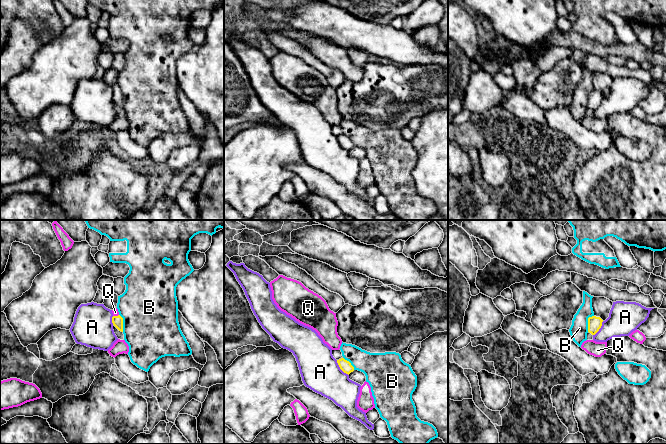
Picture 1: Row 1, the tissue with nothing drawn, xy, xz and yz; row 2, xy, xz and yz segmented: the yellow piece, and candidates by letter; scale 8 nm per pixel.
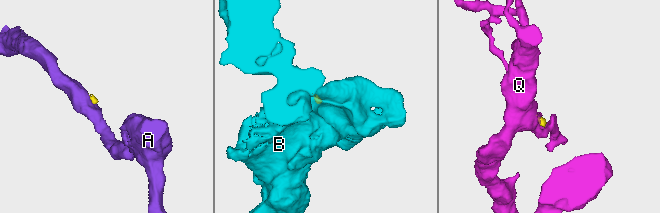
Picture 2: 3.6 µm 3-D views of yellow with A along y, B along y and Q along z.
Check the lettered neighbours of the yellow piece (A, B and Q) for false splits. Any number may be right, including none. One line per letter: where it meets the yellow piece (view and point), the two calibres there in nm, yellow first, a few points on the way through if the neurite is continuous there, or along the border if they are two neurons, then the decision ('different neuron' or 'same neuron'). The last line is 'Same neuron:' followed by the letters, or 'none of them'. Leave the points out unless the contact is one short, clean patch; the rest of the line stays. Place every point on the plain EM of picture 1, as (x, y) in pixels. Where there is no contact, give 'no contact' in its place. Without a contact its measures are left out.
A: contact xz (340, 144); calibres 90 and 320 nm; border xz (336, 136), (339, 143), (348, 151); different neuron
B: contact yz (588, 98); calibres 110 and 140 nm; border yz (593, 91), (588, 94), (587, 107); different neuron
Q: contact xy (115, 92); calibres 90 and 50 nm; same neuron
Same neuron: Q

